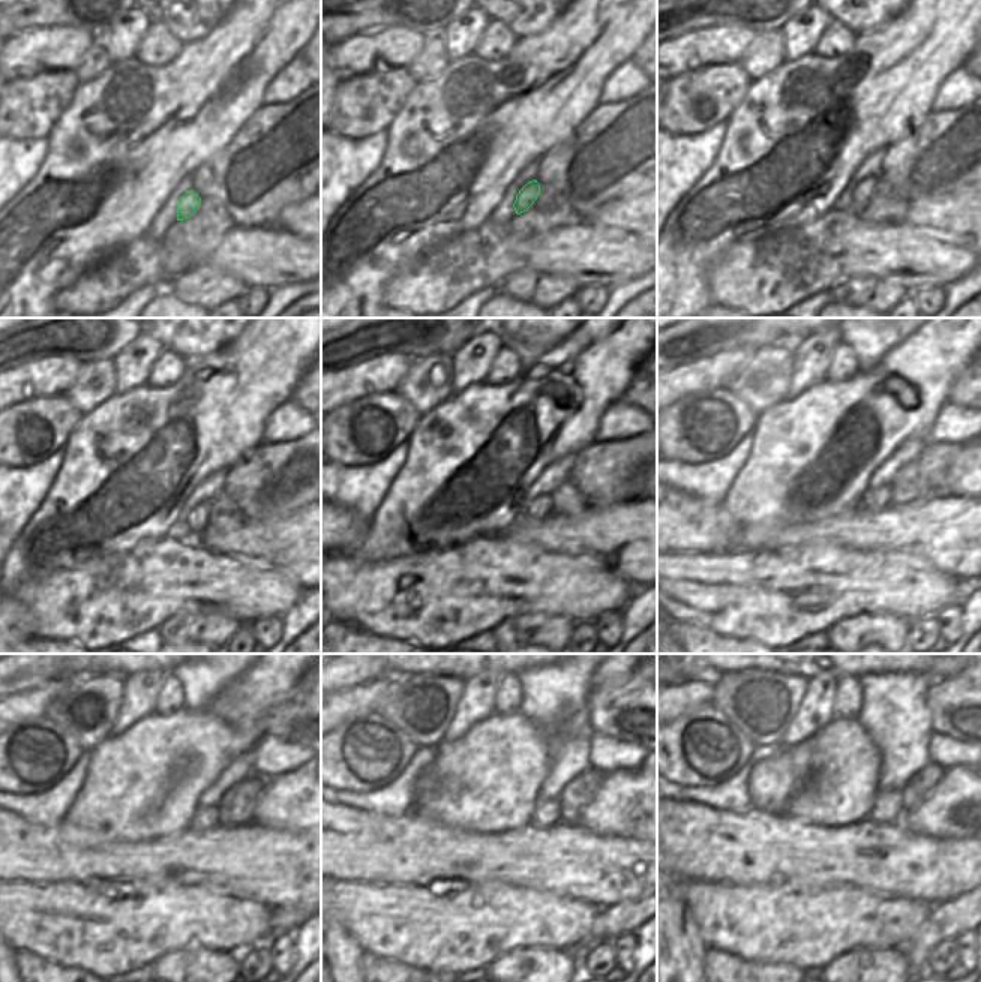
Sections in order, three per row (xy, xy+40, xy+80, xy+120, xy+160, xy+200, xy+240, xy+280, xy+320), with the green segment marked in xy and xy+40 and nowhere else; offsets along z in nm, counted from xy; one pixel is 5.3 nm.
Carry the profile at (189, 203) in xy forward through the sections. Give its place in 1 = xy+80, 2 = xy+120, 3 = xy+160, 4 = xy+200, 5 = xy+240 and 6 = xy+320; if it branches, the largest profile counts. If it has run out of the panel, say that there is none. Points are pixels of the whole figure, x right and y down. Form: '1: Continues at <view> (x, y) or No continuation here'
1: Continues at xy+80 (863, 192)
2: Continues at xy+120 (197, 520)
3: Continues at xy+160 (540, 507)
4: Continues at xy+200 (872, 501)
5: Continues at xy+240 (204, 819)
6: Continues at xy+320 (887, 807).

